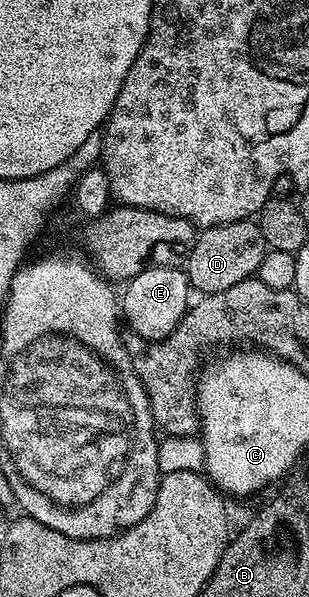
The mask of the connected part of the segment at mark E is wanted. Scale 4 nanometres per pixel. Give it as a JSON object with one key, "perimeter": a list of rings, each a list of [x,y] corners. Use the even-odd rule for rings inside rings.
{"perimeter":[[[154,266],[142,270],[134,279],[123,285],[124,296],[119,297],[118,308],[127,331],[144,340],[161,340],[171,334],[190,307],[188,273],[183,267]]]}

